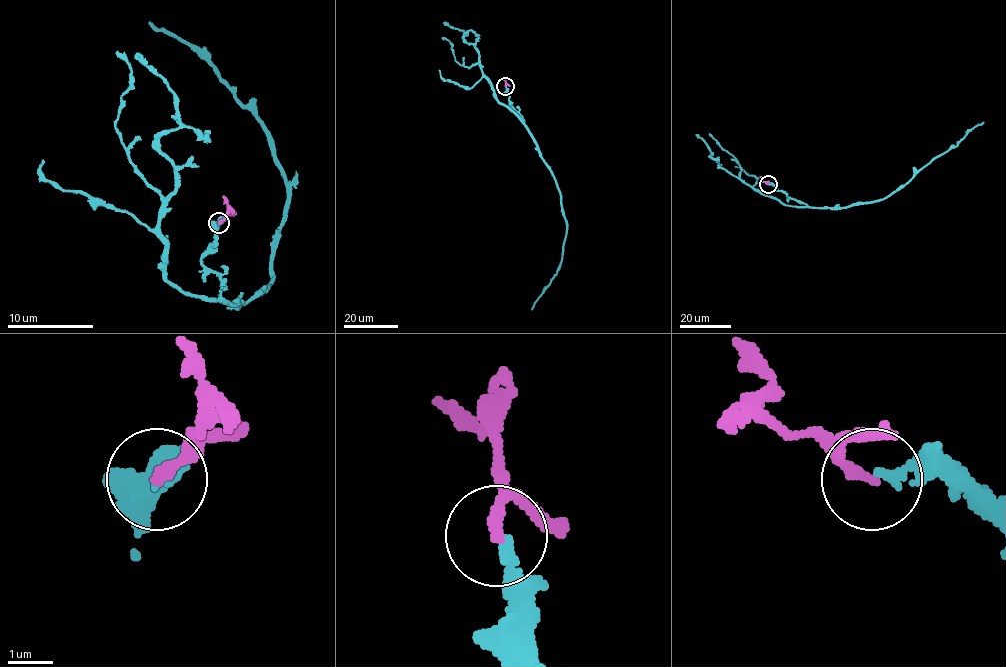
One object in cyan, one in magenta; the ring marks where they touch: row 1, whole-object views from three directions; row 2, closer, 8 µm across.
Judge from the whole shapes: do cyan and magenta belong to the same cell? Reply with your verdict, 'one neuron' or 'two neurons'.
two neurons

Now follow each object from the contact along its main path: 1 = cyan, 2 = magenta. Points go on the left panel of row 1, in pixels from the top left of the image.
1: (219, 222), (202, 261), (221, 301), (244, 304), (270, 277), (288, 195), (257, 117), (200, 54), (148, 22)
2: (219, 222), (228, 209), (223, 196)

